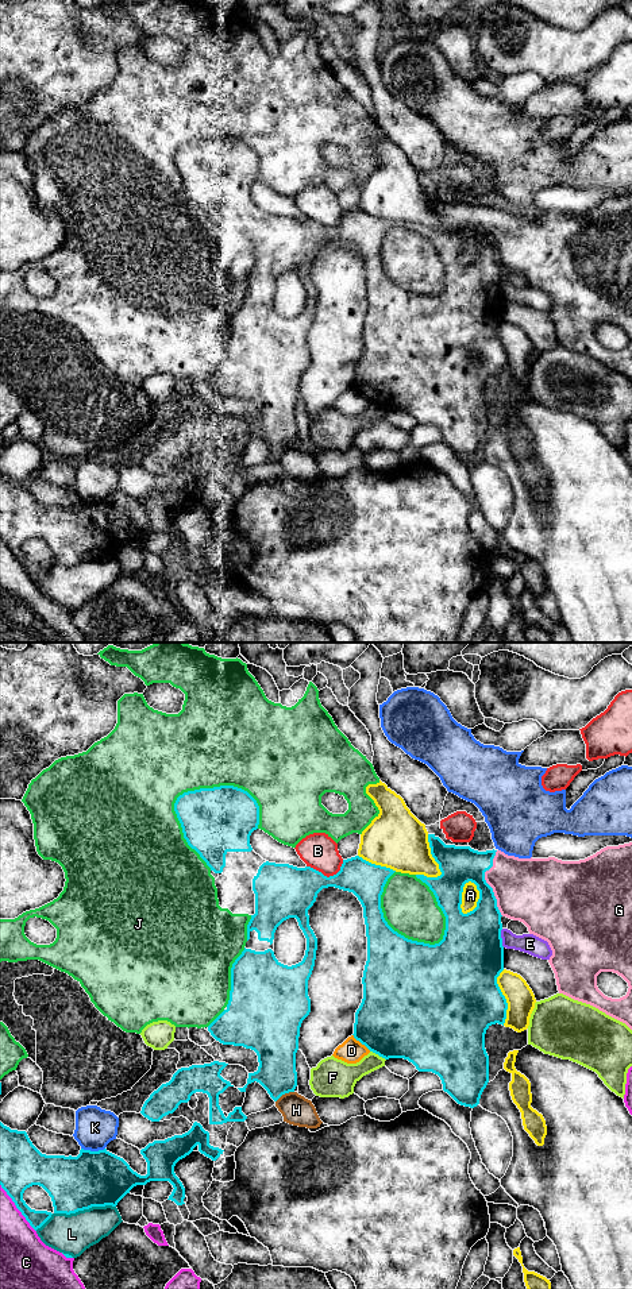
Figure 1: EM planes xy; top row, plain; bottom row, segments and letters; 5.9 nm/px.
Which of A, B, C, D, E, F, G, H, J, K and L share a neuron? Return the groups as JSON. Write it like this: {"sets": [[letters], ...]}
{"sets": [["A"], ["B"], ["C"], ["D"], ["E"], ["F"], ["G"], ["H"], ["J"], ["K"], ["L"]]}

